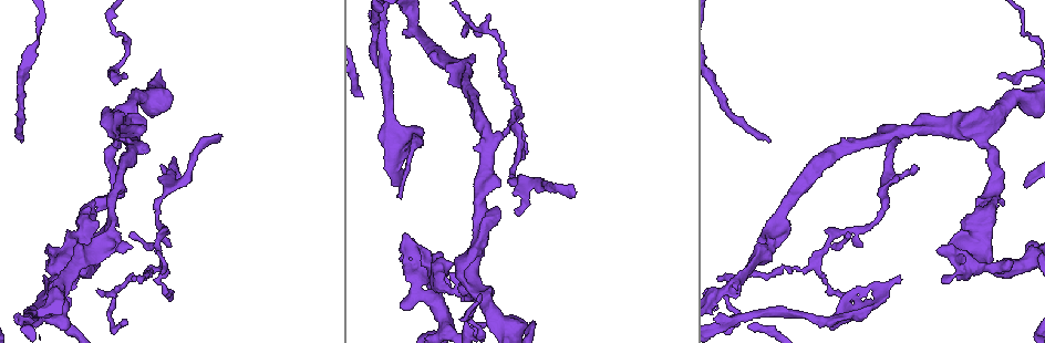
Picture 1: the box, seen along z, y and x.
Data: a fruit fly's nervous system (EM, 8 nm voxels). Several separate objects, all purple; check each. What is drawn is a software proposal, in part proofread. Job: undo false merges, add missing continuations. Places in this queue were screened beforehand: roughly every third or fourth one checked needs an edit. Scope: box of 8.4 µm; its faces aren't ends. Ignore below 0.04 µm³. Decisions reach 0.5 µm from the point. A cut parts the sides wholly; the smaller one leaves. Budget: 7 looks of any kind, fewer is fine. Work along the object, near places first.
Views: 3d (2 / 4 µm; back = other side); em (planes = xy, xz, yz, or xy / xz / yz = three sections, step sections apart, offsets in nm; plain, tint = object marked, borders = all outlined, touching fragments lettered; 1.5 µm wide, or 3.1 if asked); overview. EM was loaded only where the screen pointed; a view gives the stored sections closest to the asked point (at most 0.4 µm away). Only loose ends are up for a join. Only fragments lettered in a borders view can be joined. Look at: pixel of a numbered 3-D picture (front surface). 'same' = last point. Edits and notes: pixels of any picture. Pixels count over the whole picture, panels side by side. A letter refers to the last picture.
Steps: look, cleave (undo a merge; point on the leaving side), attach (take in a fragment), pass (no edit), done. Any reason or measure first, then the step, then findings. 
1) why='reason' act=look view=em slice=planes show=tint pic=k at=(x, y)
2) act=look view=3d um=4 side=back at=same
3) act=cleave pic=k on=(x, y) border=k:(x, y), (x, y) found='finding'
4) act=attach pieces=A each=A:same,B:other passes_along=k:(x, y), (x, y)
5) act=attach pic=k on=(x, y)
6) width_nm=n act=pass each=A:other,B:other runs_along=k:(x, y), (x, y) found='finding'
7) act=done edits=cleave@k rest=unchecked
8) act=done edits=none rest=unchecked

why='an open end' act=look view=em slice=planes show=borders pic=1 at=(575, 195)

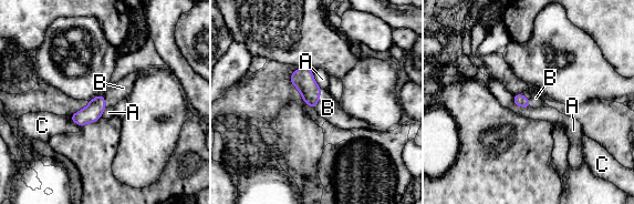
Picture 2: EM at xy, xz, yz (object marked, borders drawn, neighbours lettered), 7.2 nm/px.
width_nm=90 longest_contact=A:170nm act=attach pieces=B each=A:other,B:same,C:other found='the cell continues'

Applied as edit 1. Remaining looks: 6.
why='thin neck' act=look view=em slice=planes show=borders pic=1 at=(156, 220)

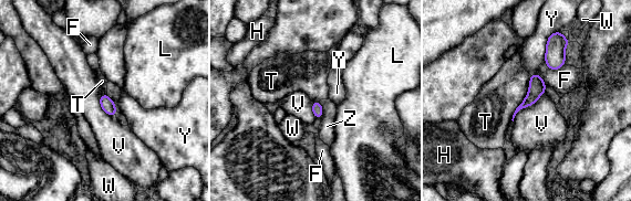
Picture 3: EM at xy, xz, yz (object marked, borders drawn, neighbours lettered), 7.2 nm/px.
act=pass each=F:other,H:other,L:other,T:other,V:other,W:other,Y:other,Z:other border=3:(545, 91), (513, 120) found='continuous, no second cell'

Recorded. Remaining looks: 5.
why='thin end' act=look view=em slice=yz step=4 show=borders pic=1 at=(168, 298)

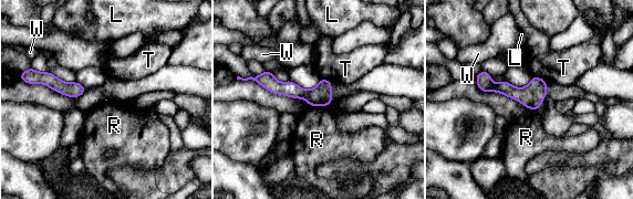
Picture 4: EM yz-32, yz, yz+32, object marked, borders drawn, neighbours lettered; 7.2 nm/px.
longest_contact=R:140nm act=pass each=L:other,R:other,T:other,W:other found='none of them fits'

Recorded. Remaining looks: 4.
act=done edits=attach@2 rest=unchecked

